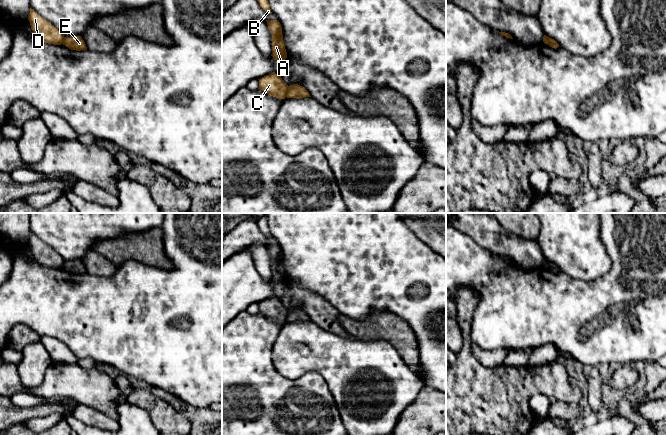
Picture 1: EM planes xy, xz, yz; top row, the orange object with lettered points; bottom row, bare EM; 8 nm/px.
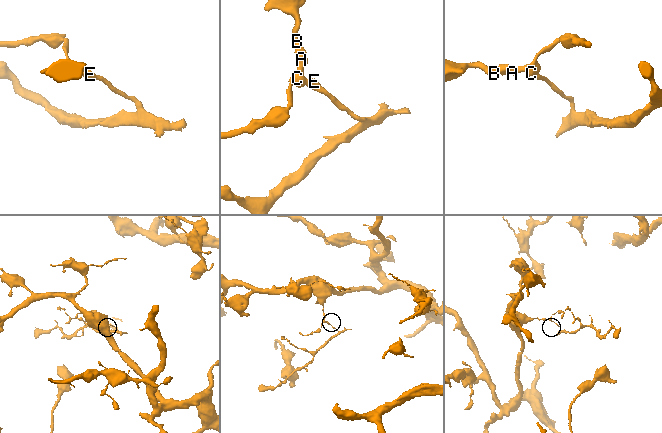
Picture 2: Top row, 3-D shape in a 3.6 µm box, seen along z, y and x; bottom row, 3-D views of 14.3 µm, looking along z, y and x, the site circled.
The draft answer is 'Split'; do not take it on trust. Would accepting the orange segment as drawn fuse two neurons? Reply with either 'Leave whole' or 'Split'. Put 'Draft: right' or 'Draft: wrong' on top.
Draft: right
Split

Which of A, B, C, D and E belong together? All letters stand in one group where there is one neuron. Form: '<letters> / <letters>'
A B C D / E

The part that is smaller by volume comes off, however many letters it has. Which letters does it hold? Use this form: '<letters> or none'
E

